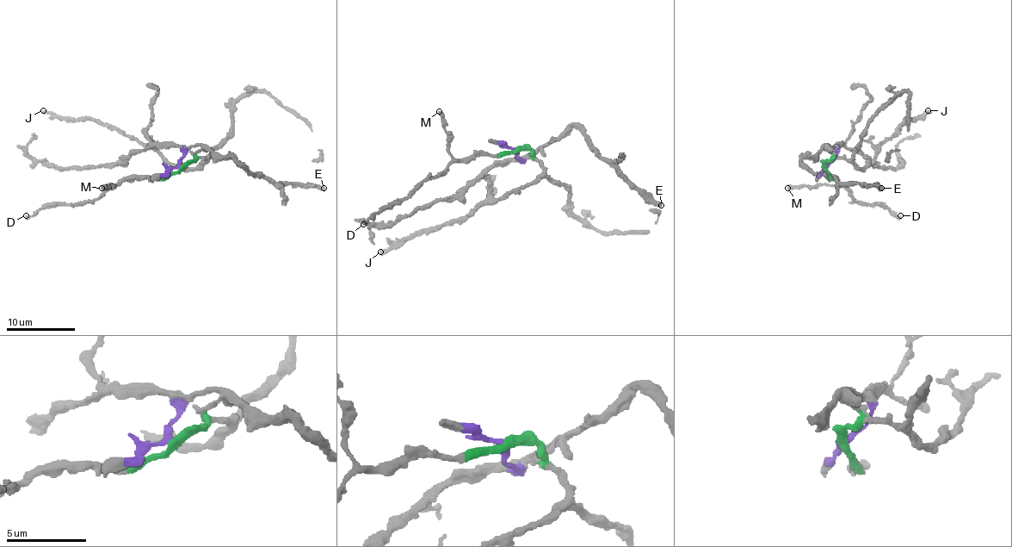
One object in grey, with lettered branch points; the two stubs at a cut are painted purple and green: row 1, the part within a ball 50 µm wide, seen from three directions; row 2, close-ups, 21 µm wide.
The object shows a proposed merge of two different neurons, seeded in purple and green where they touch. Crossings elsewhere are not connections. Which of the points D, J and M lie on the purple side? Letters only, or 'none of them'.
none of them

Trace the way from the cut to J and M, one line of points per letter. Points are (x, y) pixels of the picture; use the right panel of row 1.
J: (825, 168), (829, 161), (839, 159), (848, 159), (856, 168), (866, 166), (908, 120), (928, 111)
M: (825, 168), (836, 183), (787, 189)

